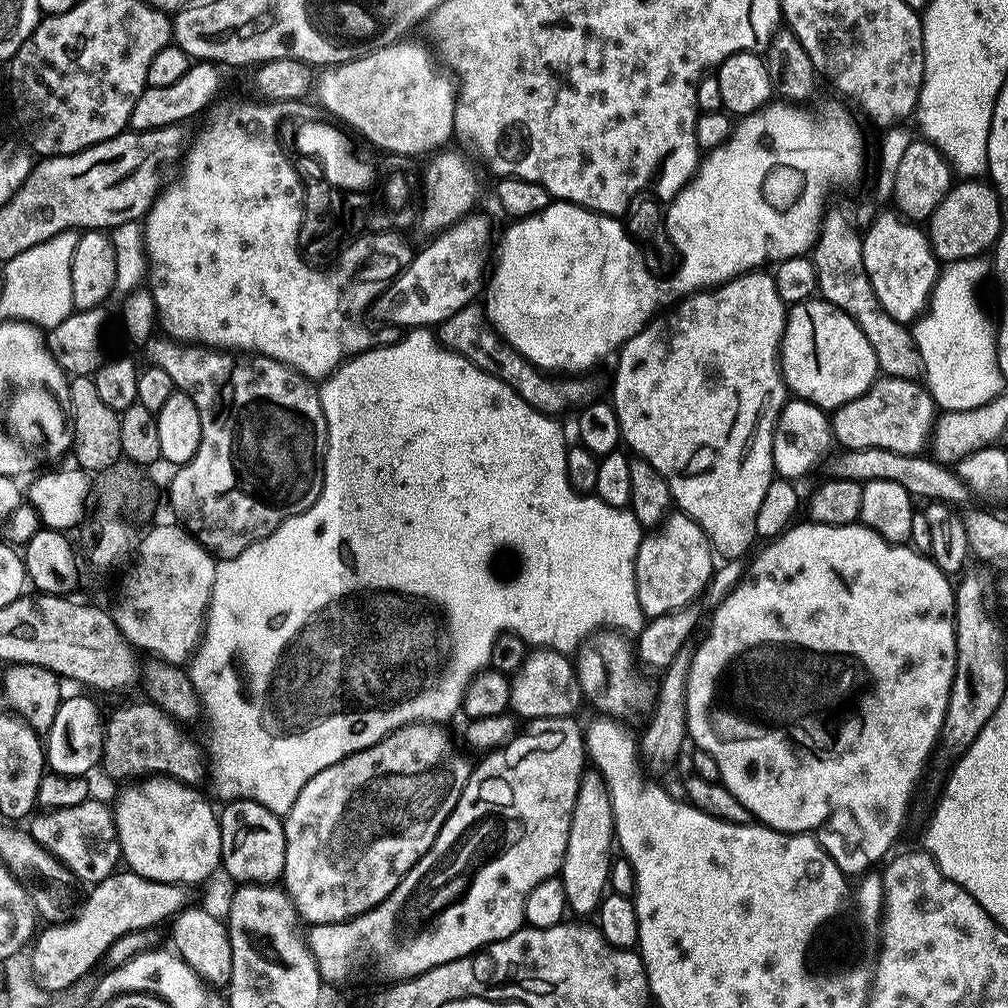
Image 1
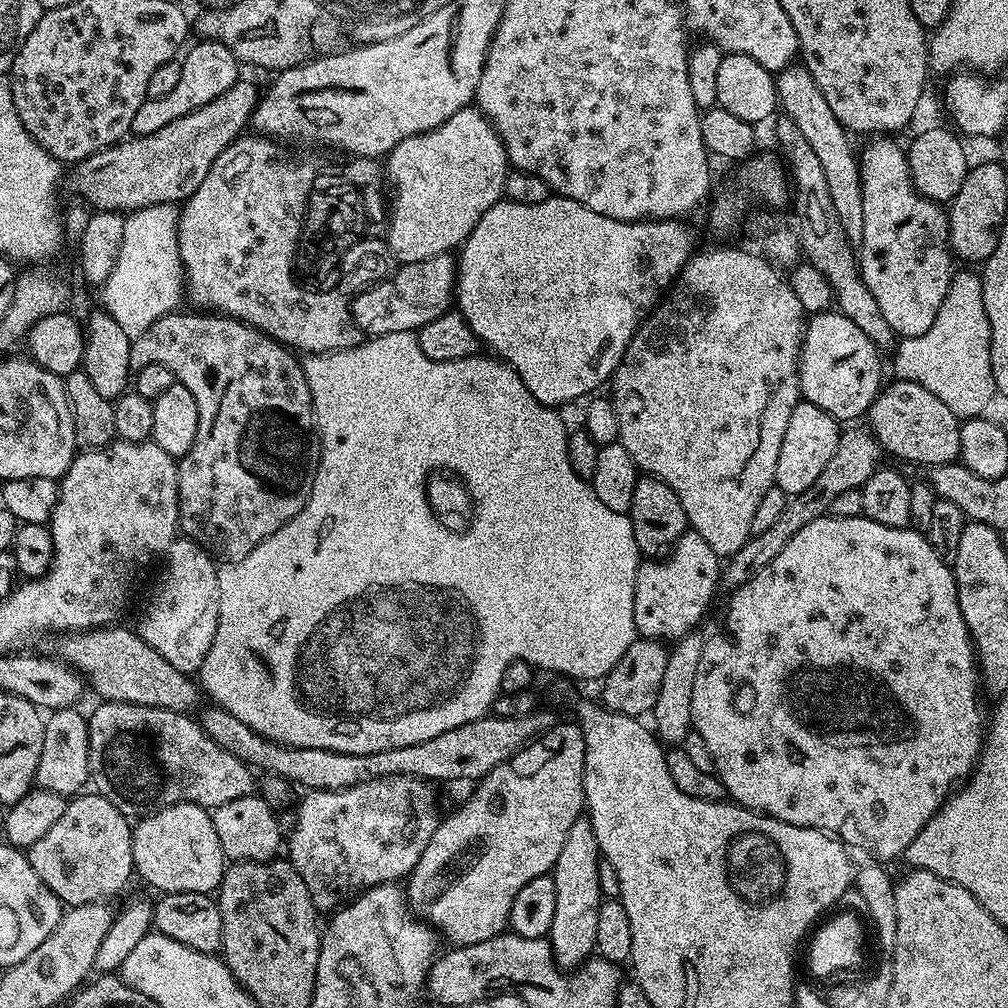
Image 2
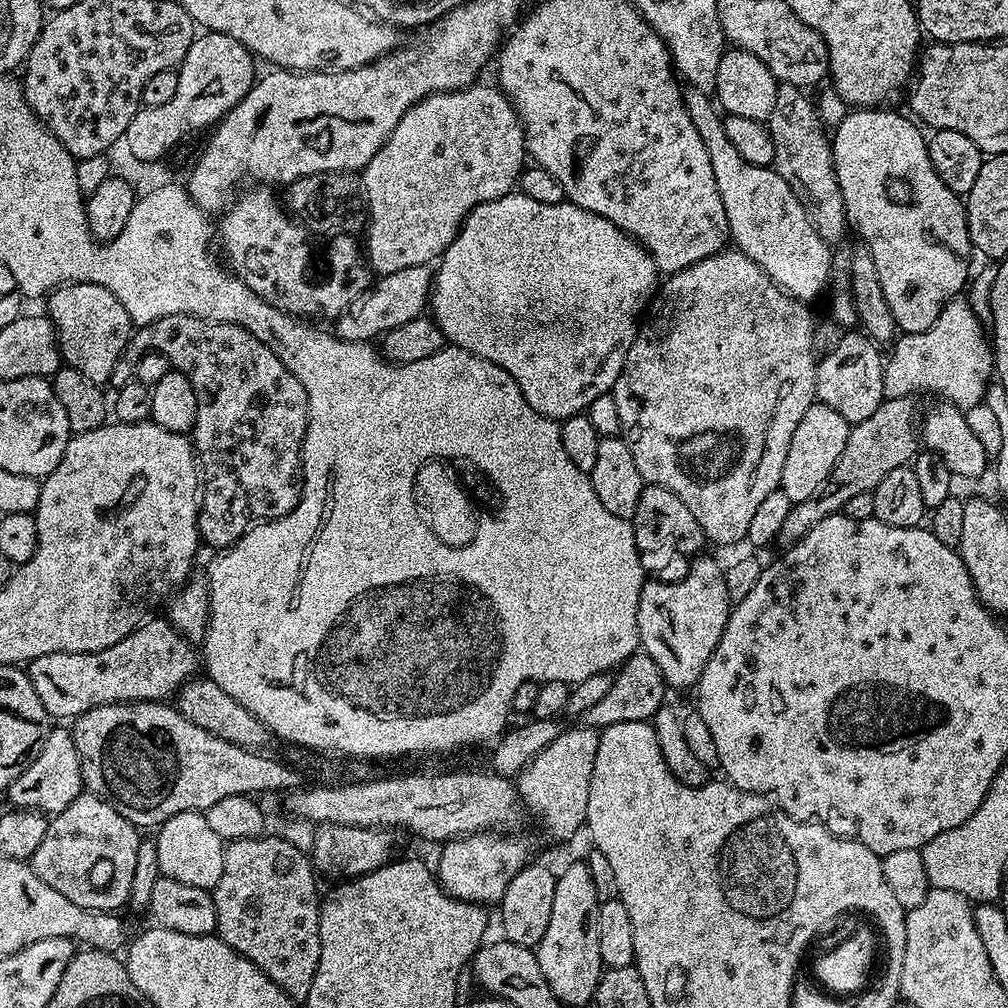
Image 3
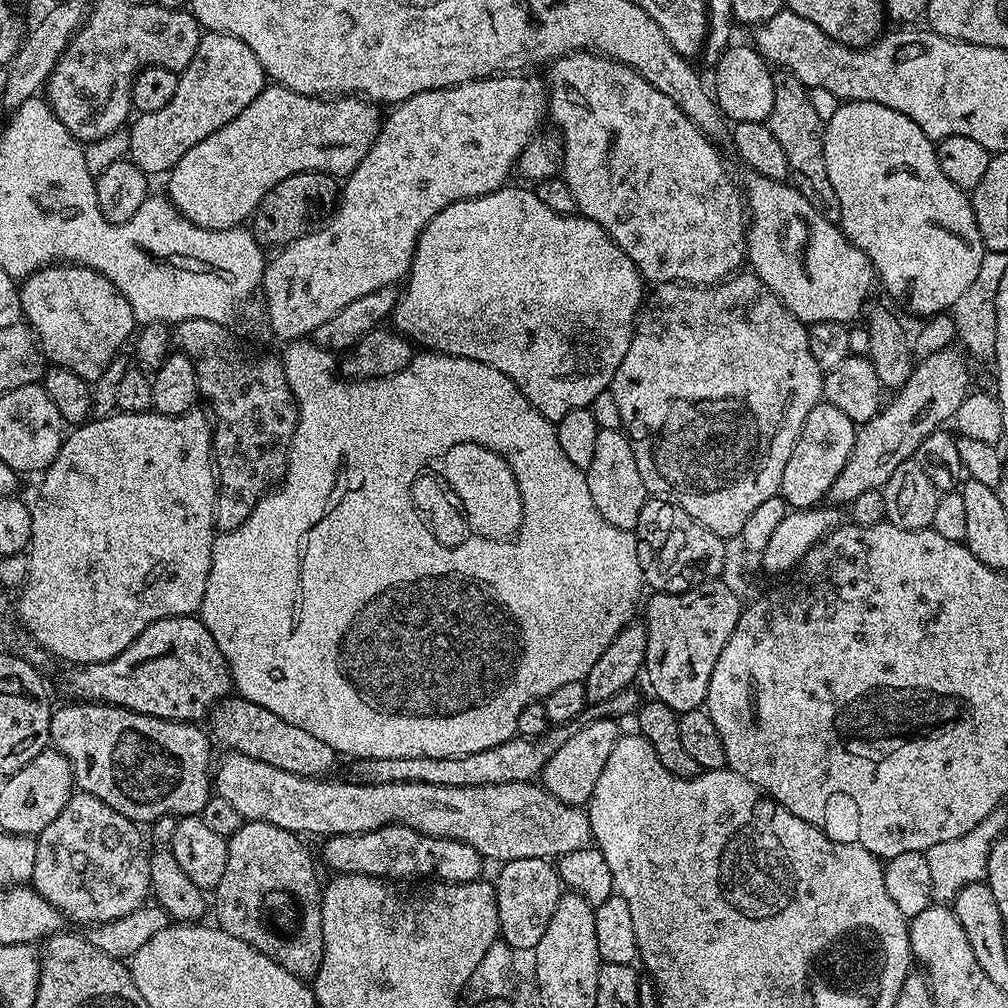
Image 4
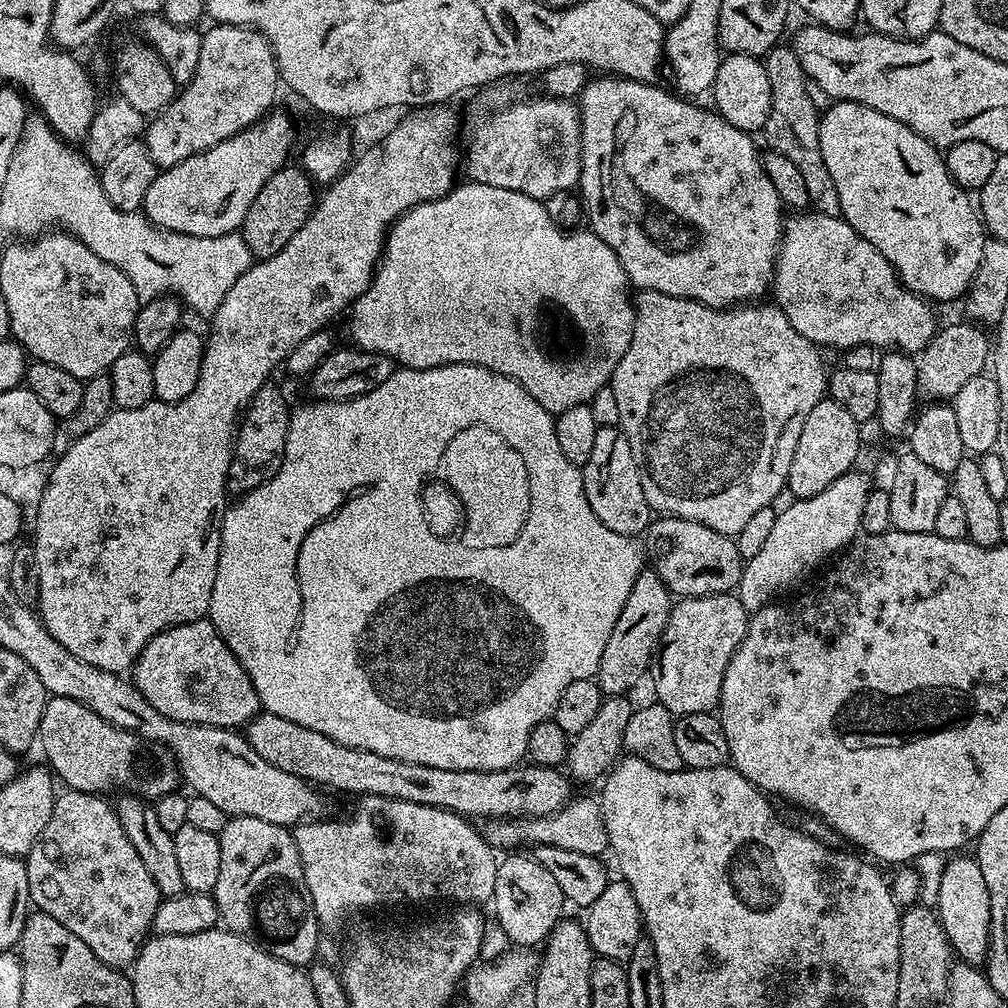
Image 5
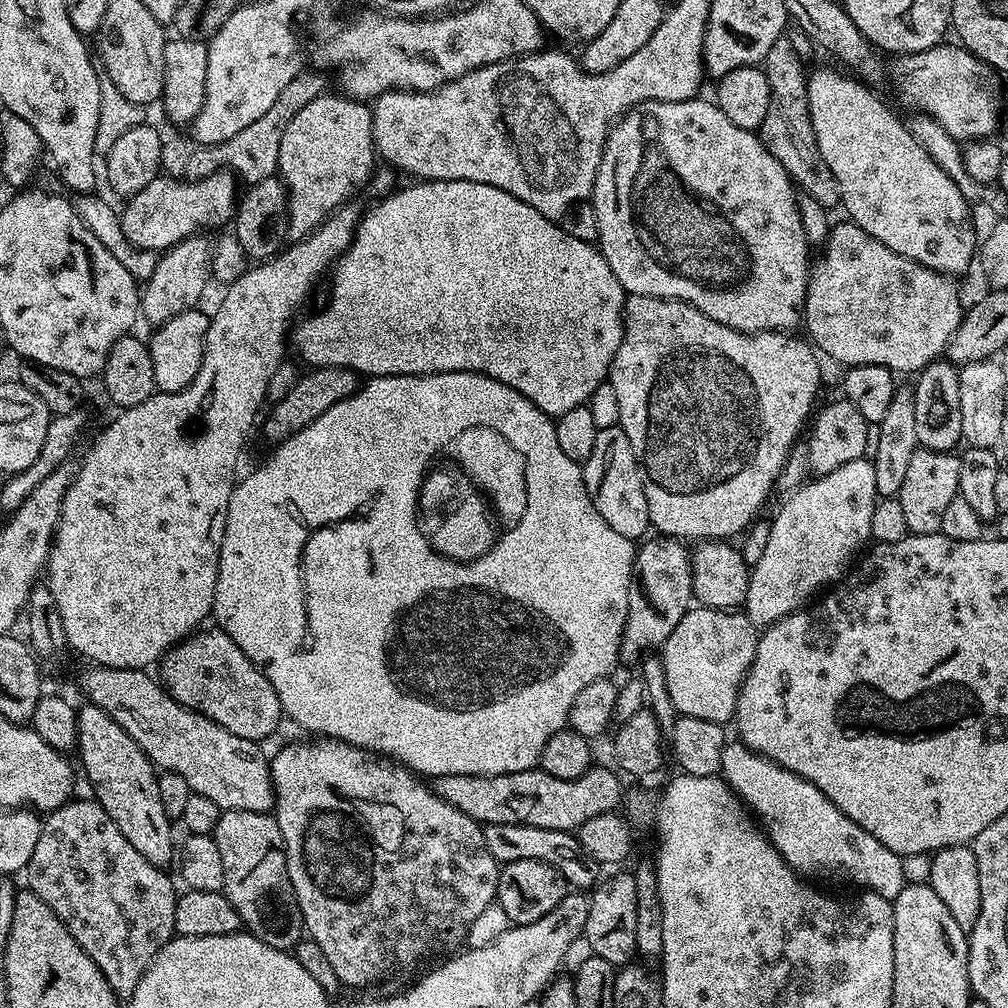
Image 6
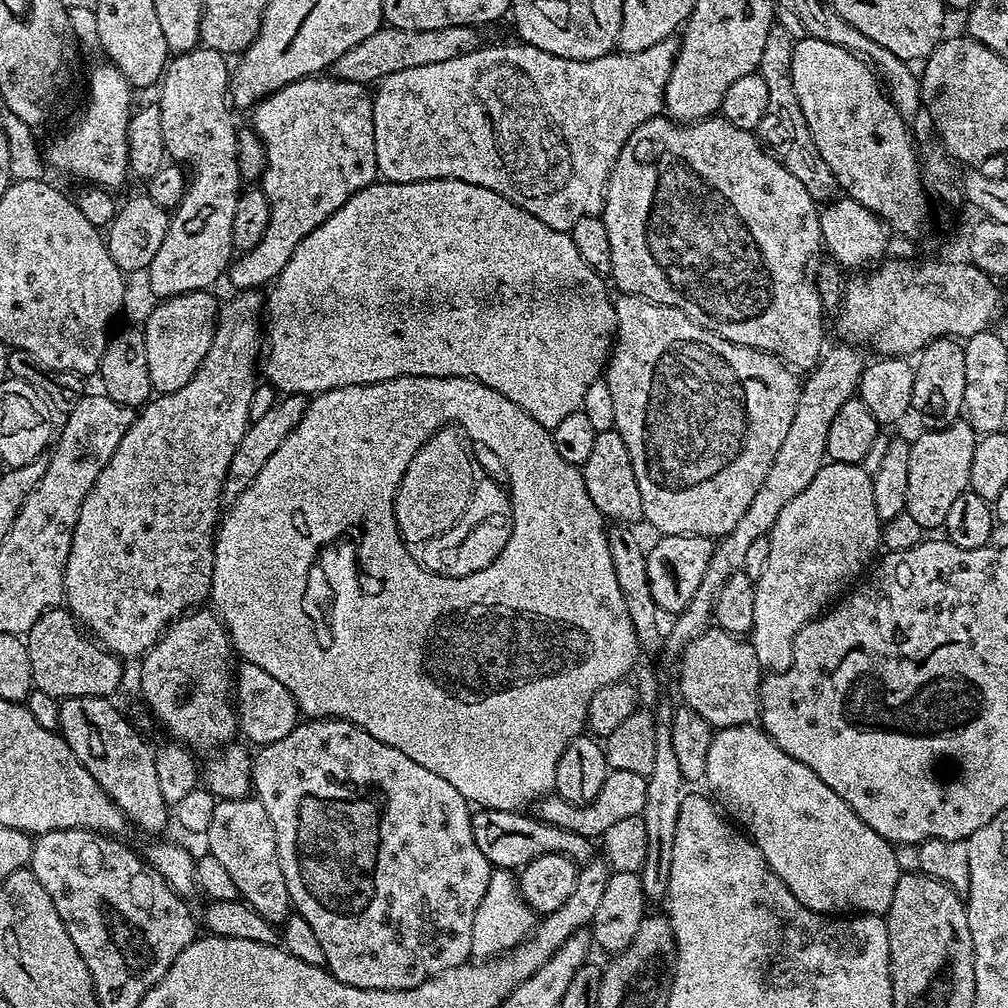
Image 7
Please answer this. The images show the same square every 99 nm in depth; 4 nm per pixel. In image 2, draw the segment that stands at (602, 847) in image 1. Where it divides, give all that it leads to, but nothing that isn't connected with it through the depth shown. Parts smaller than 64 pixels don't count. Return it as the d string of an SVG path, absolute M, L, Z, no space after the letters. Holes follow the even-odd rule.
M581 818L570 826L570 834L566 834L566 842L562 842L562 854L558 854L558 862L552 867L551 875L554 878L554 890L558 890L558 899L554 905L554 922L550 933L552 953L556 964L562 970L575 970L596 952L598 938L598 910L602 903L598 870L602 863L598 838L592 829L592 821Z

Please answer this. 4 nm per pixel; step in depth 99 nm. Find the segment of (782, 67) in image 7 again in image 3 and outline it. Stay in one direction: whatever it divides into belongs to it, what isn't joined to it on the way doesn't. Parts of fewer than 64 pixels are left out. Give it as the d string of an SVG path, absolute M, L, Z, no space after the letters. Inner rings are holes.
M794 82L777 83L774 94L774 110L768 116L766 125L773 139L774 156L772 164L776 172L794 190L798 202L806 210L806 218L814 230L835 246L845 239L844 231L849 231L848 216L844 213L842 190L832 161L832 141L829 133L824 133L824 124L816 113L814 105L808 101L809 93Z

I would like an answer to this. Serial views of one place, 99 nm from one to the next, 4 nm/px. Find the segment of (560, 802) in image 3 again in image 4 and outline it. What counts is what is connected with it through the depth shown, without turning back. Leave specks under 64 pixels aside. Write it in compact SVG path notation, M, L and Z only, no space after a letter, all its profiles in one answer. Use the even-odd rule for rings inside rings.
M615 719L595 720L584 724L574 738L568 739L559 750L552 755L550 762L546 762L542 773L542 787L554 798L558 798L564 804L577 806L587 805L588 799L594 794L594 786L602 770L606 770L606 758L610 756L610 750L614 748L614 742L618 742L622 735Z

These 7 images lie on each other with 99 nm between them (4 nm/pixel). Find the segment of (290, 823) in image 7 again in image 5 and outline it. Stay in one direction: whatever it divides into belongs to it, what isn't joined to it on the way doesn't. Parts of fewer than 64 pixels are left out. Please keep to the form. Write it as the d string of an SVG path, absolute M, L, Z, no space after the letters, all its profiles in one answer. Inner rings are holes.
M362 796L359 797L357 804L360 805L345 820L320 820L321 818L316 818L311 822L301 822L294 828L298 854L302 858L302 874L306 878L306 886L312 899L314 914L325 933L338 931L343 926L344 919L351 912L360 912L363 908L388 908L391 904L424 904L427 900L456 900L452 902L460 906L484 906L491 901L494 894L494 878L498 878L498 870L496 869L498 852L497 849L490 847L483 831L479 827L475 828L472 825L475 823L471 819L460 816L457 812L448 812L445 808L431 808L385 796Z

